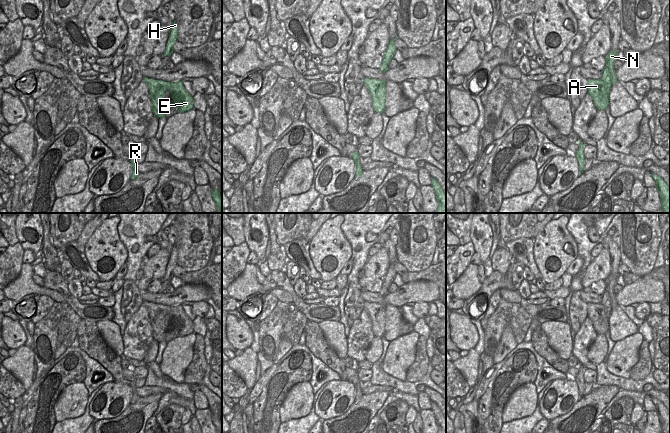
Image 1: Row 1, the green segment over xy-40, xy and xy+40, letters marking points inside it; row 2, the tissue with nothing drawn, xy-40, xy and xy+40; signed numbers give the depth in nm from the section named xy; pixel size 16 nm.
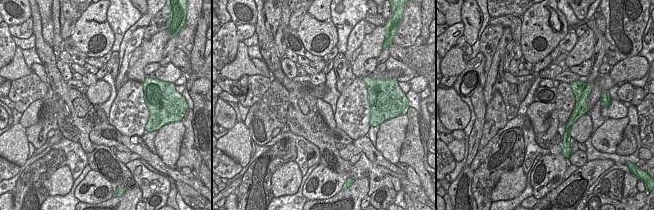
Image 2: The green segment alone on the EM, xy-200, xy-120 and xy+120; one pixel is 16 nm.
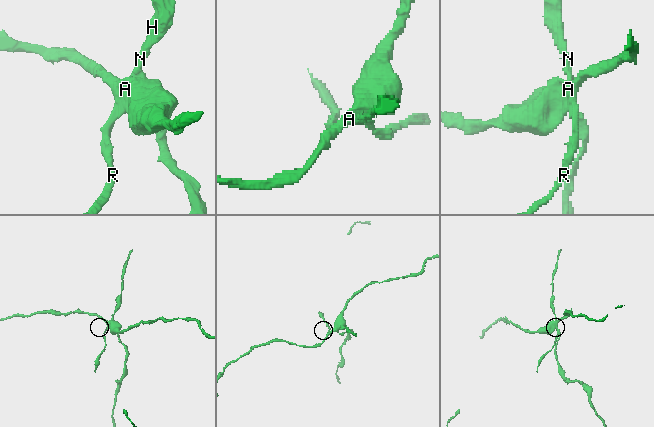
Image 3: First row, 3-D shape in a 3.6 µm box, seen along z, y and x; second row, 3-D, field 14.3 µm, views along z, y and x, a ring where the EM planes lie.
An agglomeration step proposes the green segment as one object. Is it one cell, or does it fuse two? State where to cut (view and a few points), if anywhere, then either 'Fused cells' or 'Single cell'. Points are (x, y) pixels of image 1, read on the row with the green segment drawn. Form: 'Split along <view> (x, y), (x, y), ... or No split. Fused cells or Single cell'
Split along xy+40 (604, 68), (609, 72), (609, 79), (612, 84). Fused cells

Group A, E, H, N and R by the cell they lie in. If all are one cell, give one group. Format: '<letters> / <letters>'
A E R / H N

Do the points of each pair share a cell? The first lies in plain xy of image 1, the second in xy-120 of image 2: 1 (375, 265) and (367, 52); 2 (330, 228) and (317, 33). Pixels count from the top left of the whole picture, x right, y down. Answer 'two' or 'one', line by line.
1: one
2: one

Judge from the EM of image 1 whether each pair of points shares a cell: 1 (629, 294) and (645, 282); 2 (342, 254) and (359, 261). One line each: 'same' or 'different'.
1: same
2: different

